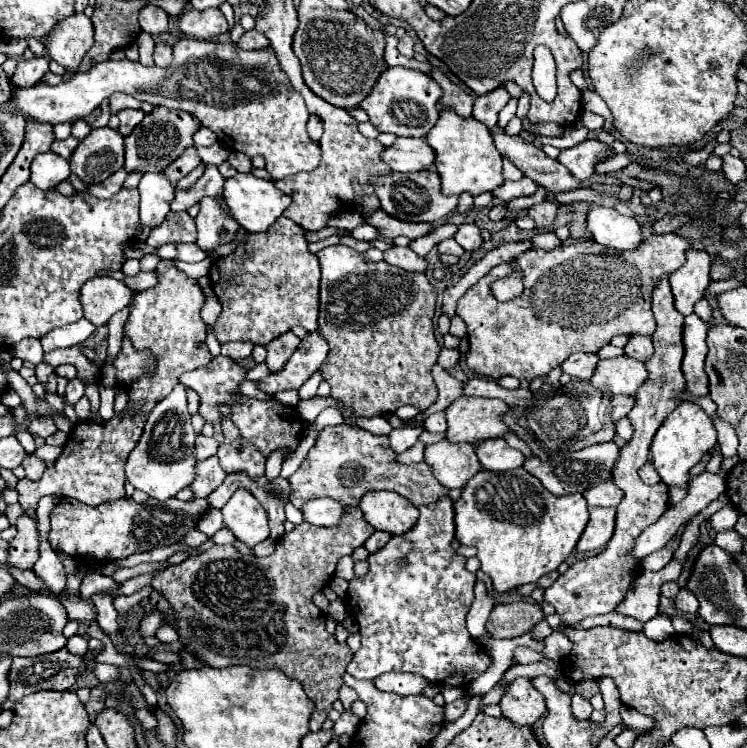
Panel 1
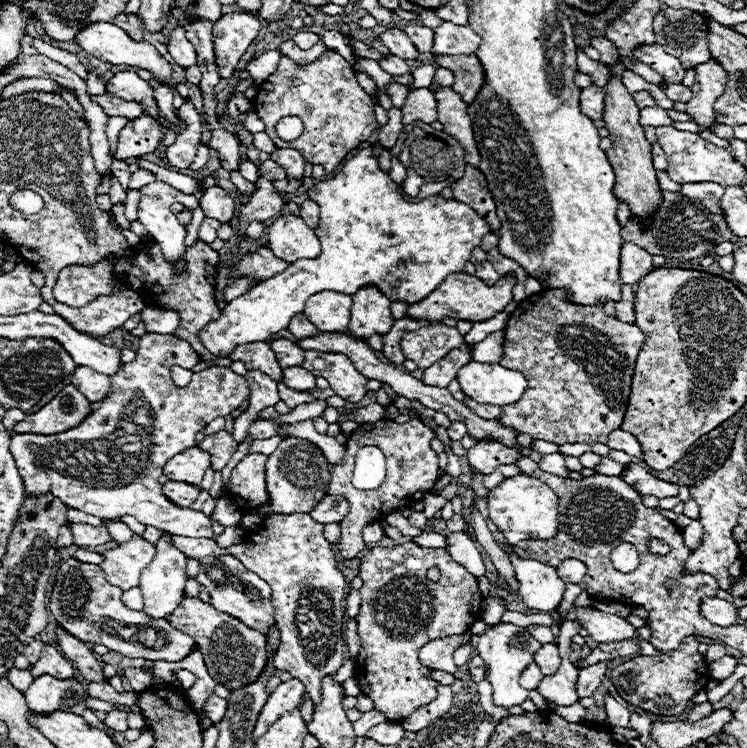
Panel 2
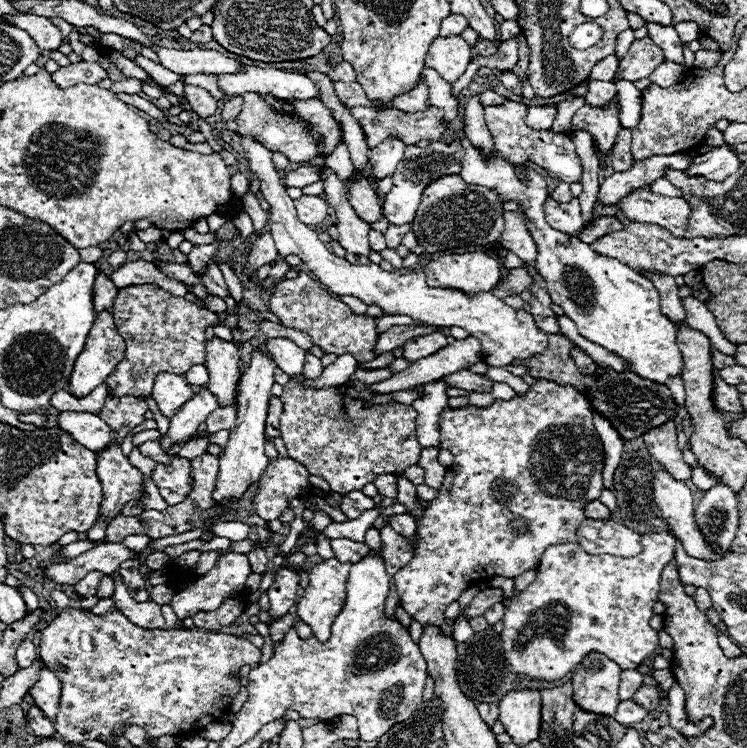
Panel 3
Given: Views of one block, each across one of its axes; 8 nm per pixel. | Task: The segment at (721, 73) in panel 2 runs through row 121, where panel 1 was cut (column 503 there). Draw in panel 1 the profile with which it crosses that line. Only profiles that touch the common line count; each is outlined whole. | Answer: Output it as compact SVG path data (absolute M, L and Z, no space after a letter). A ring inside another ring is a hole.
M516 678L504 692L500 708L508 720L516 722L516 726L518 724L532 726L544 714L546 704L544 696L532 686L528 678Z

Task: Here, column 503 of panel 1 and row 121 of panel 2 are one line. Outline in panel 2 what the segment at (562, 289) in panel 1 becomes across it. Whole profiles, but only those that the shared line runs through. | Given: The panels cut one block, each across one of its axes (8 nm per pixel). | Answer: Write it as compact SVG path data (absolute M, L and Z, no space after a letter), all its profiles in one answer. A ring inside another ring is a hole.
M326 50L320 58L304 66L282 56L276 72L270 74L266 82L272 86L258 86L254 100L254 110L264 120L266 134L278 148L294 148L306 162L320 164L326 172L332 172L350 150L366 142L378 128L370 96L358 84L350 64L334 50ZM284 116L298 116L304 122L300 138L286 142L276 136L276 122Z

